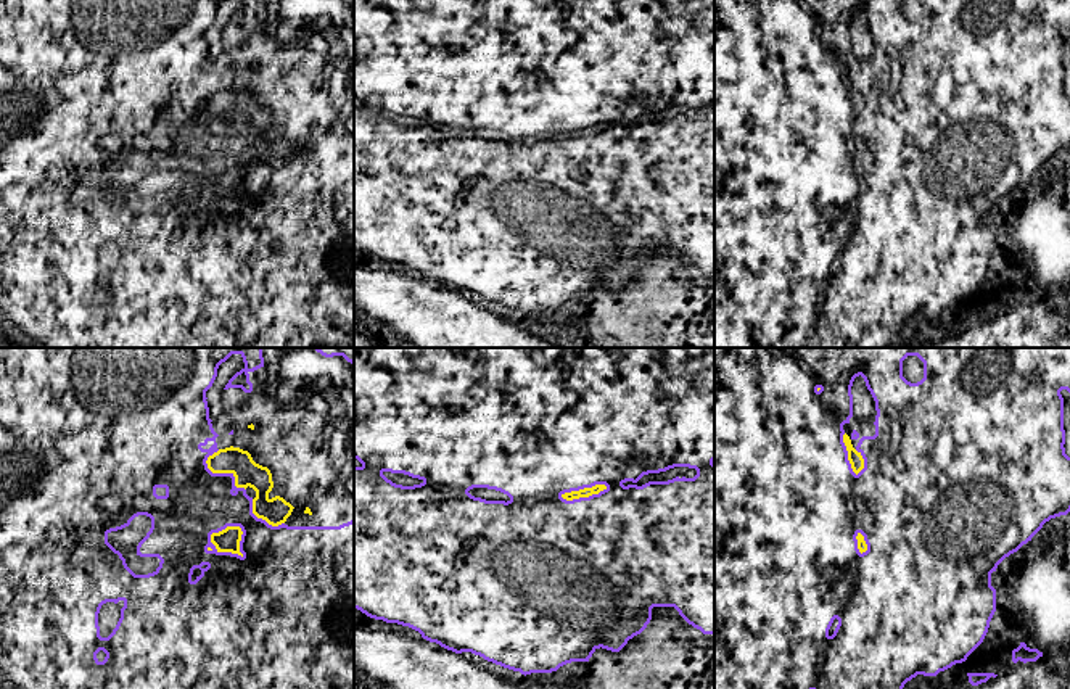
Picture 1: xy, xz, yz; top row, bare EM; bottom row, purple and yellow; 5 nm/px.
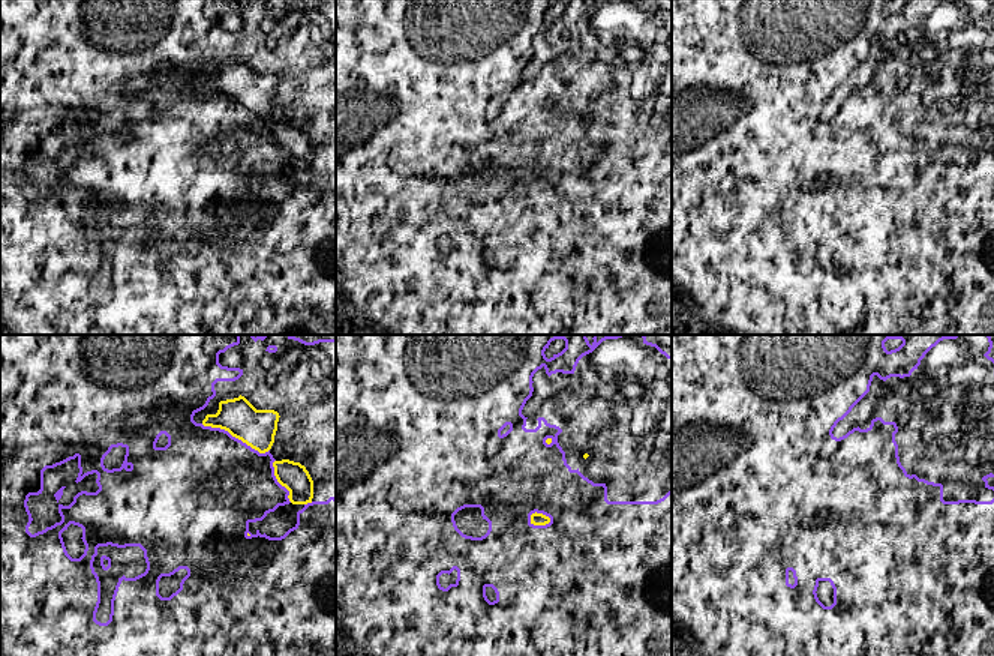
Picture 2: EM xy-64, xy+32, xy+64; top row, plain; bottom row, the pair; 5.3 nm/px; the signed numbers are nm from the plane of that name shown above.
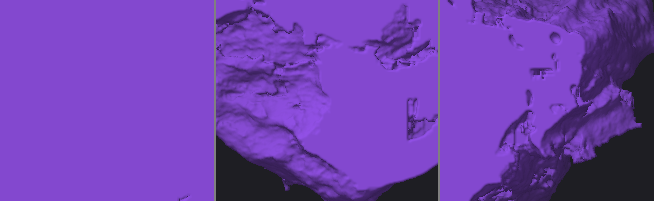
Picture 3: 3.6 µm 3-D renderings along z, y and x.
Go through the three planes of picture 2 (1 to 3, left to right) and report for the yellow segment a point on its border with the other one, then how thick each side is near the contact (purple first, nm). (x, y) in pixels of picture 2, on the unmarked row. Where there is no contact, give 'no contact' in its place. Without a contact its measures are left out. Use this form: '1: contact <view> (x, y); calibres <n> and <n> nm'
1: contact xy-64 (234, 101); calibres 500 and 200 nm
2: contact xy+32 (541, 176); calibres 460 and 60 nm
3: no contact

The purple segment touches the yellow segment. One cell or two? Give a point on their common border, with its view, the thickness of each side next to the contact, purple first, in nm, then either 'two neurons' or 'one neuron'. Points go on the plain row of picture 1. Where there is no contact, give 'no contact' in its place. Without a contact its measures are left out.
xy (216, 171) | 340/120 nm | one neuron

